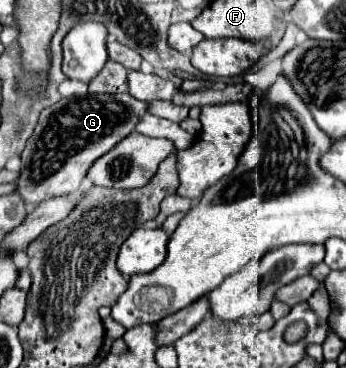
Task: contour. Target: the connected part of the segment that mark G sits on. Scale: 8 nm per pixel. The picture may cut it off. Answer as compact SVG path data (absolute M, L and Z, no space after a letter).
M130 94L70 96L42 110L22 152L22 170L16 180L16 192L22 196L26 206L36 206L48 198L76 192L92 162L128 136L144 112L146 104Z

